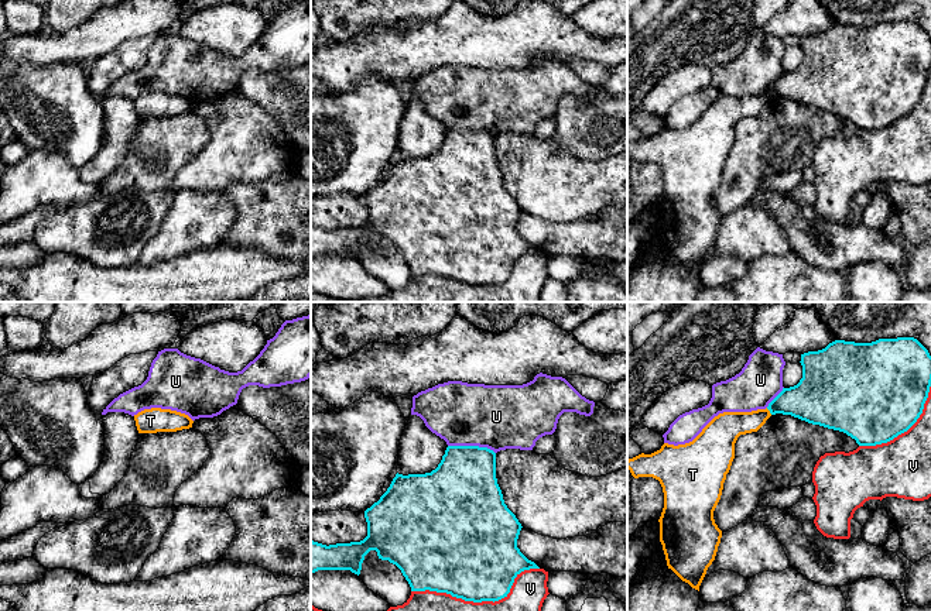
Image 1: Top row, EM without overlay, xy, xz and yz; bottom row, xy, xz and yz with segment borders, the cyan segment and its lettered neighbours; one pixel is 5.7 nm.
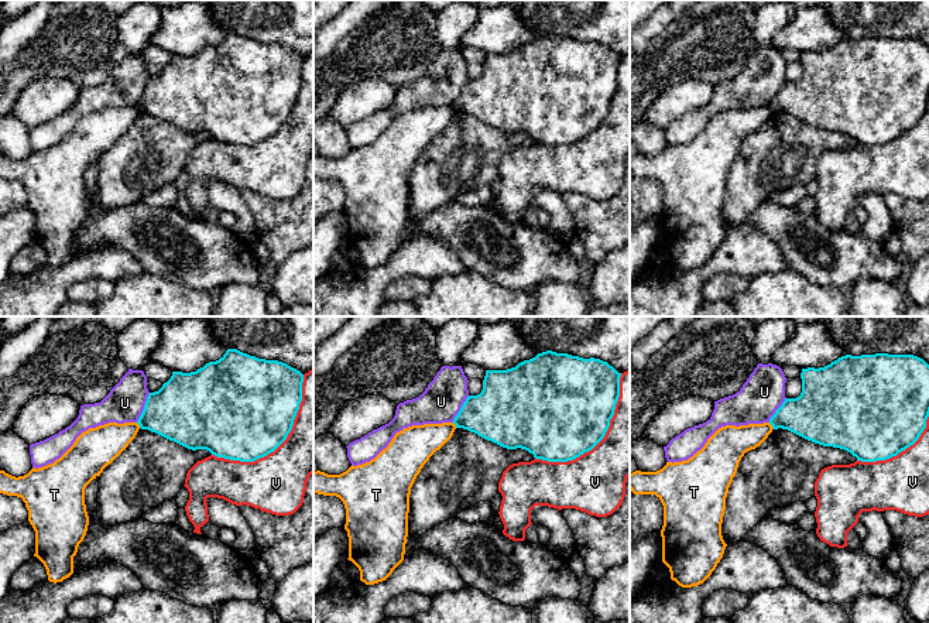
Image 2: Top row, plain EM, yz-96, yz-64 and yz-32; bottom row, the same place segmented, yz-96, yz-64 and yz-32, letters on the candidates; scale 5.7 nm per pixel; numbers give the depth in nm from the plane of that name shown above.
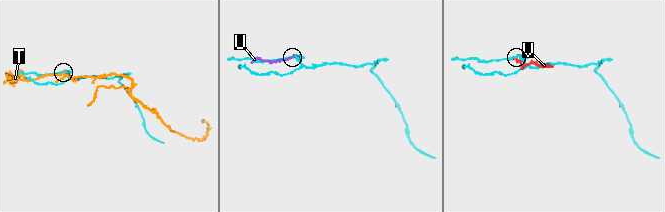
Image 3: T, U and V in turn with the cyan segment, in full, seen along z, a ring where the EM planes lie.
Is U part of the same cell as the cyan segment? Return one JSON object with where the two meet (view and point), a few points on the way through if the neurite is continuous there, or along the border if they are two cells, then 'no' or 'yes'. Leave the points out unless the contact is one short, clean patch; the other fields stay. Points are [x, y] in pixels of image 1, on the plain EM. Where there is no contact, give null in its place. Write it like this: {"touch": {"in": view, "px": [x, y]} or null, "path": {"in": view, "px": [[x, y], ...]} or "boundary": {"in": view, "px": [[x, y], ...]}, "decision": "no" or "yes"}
{"touch": {"in": "xz", "px": [472, 130]}, "boundary": {"in": "xz", "px": [[448, 129], [486, 130], [495, 137]]}, "decision": "no"}

